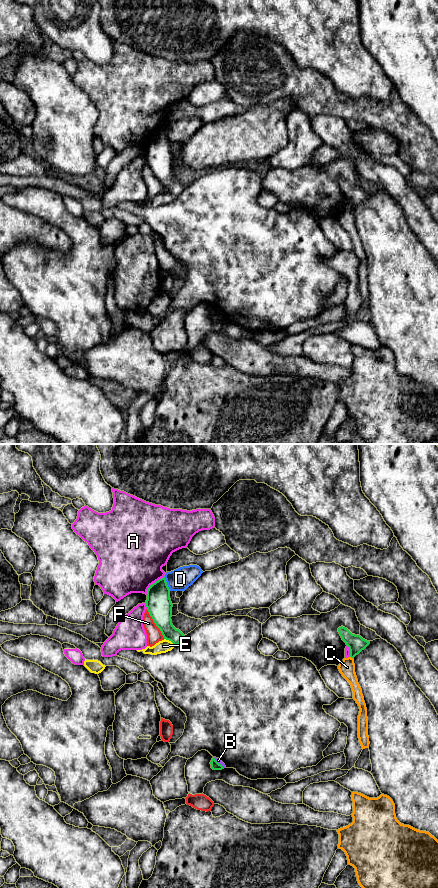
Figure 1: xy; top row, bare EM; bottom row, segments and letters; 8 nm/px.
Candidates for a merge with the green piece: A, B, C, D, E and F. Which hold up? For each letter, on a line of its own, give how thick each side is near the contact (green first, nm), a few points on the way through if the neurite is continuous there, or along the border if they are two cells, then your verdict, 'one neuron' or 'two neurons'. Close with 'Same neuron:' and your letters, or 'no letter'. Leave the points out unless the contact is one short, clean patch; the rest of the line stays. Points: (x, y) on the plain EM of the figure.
A: 200 nm thick on the green side, 500 nm on the other; two neurons
B: 70 nm thick on the green side, 40 nm on the other; border along xy (213, 309), (223, 320); two neurons
C: 140 nm thick on the green side, 130 nm on the other; border along xy (350, 208), (352, 210); two neurons
D: 200 nm thick on the green side, 180 nm on the other; border along xy (164, 128), (170, 142); two neurons
E: 180 nm thick on the green side, 100 nm on the other; border along xy (164, 190), (175, 197); two neurons
F: 200 nm thick on the green side, 120 nm on the other; two neurons
Same neuron: no letter

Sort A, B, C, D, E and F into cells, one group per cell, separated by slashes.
A / B / C / D F / E

